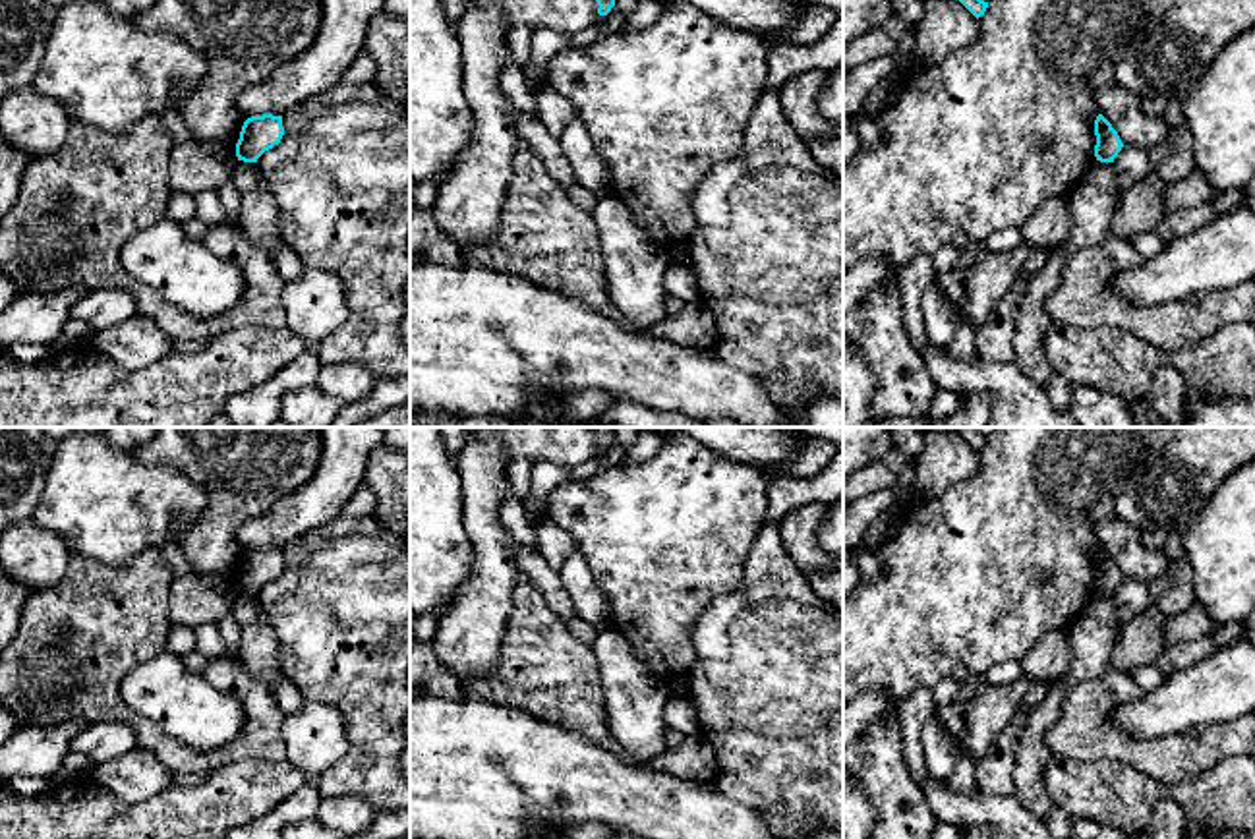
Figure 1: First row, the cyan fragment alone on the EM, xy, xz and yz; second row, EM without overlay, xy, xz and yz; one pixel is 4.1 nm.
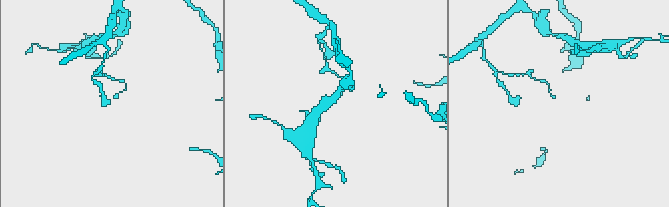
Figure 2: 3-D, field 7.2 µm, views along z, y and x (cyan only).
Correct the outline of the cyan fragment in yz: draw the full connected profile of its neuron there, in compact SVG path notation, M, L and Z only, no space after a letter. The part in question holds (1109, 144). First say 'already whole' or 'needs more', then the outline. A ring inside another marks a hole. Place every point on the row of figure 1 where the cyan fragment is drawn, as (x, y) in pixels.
already whole; M1098 114L1094 120L1094 135L1096 135L1096 145L1094 145L1096 160L1114 162L1124 143L1118 131L1112 128L1112 124L1102 114Z

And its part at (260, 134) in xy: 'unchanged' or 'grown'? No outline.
unchanged

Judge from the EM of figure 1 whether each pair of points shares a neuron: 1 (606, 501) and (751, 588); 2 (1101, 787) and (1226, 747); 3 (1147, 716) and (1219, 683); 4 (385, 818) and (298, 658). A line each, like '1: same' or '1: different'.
1: different
2: different
3: same
4: different

